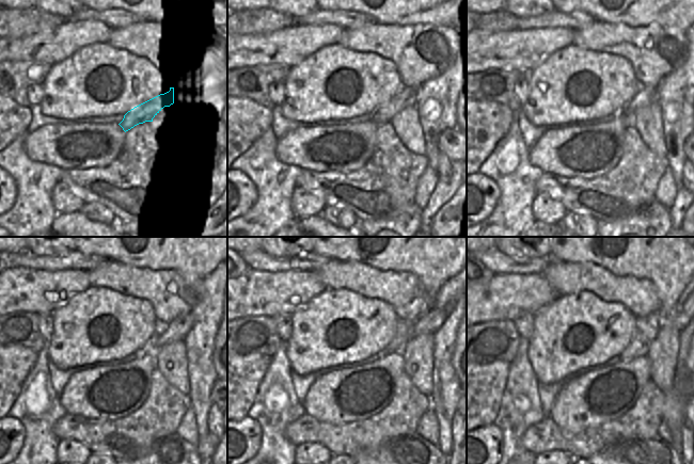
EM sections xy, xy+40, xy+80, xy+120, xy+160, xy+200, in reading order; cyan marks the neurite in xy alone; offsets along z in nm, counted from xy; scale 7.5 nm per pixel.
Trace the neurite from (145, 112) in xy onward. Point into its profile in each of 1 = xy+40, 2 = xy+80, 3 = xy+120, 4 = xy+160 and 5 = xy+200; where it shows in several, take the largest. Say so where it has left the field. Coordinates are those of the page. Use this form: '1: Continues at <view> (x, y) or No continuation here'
1: Continues at xy+40 (407, 97)
2: Continues at xy+80 (647, 95)
3: Continues at xy+120 (175, 331)
4: Continues at xy+160 (430, 321)
5: Continues at xy+200 (680, 316).

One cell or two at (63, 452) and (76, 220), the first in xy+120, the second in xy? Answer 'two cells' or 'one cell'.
two cells

